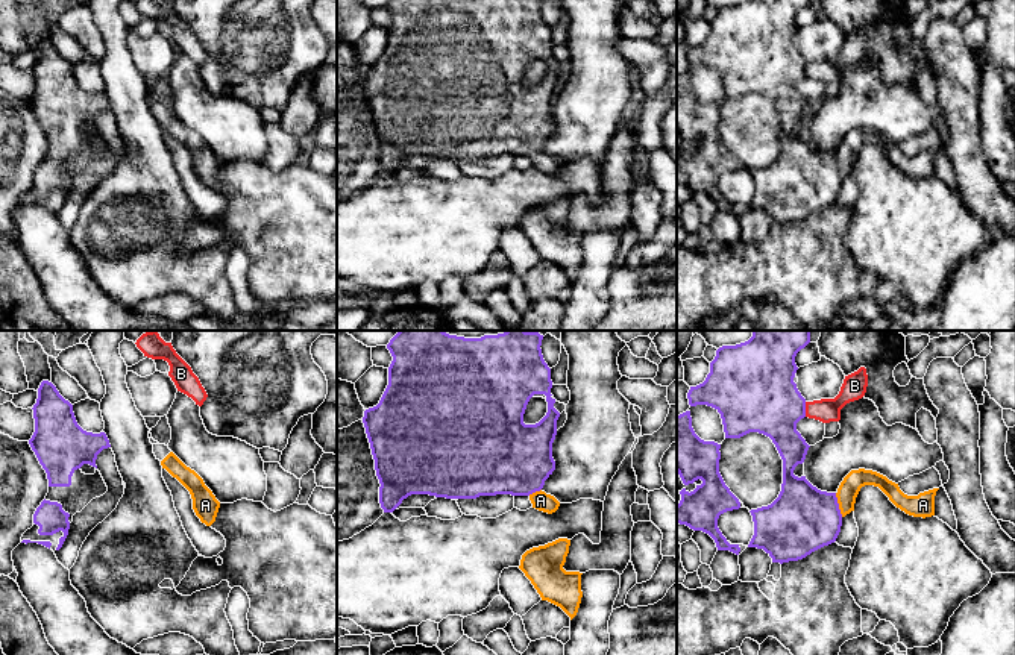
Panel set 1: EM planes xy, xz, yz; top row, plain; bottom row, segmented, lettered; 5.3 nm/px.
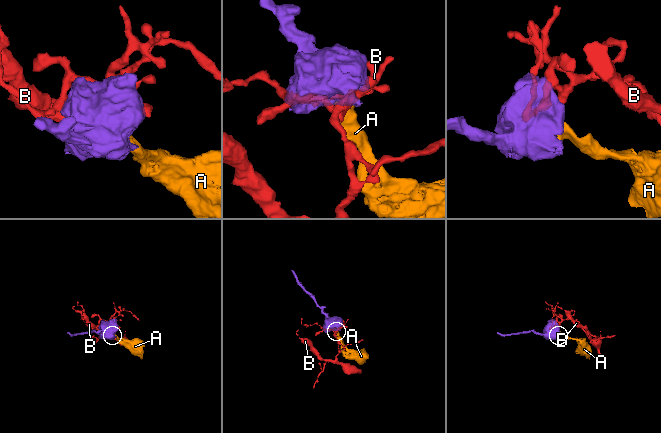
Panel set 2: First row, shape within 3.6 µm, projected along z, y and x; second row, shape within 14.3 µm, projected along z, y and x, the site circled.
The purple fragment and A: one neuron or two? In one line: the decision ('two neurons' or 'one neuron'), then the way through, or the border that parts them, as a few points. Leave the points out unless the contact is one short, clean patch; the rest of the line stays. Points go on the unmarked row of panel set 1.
one neuron; way yz (803, 179), (812, 179), (838, 166), (845, 158), (851, 144)

